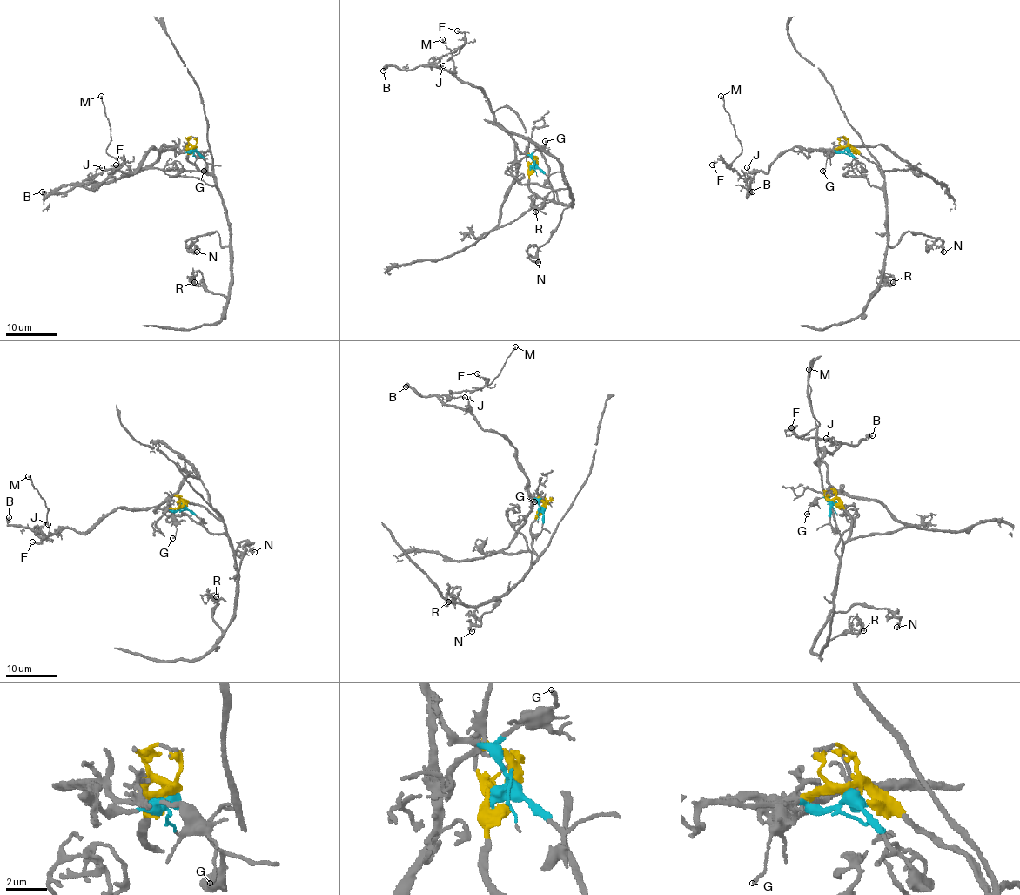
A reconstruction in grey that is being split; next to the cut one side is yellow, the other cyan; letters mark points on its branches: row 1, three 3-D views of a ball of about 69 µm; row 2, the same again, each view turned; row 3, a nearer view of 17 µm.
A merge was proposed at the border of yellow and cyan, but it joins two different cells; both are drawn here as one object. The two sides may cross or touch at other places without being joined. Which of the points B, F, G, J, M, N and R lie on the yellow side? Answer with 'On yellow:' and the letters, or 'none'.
On yellow: N, R

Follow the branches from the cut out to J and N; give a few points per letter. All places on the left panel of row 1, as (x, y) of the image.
J: (193, 147), (190, 152), (150, 149), (132, 172), (113, 171), (95, 189), (88, 189), (83, 183), (102, 167)
N: (193, 147), (188, 160), (212, 177), (230, 242), (221, 246), (216, 232), (207, 232), (194, 241), (197, 252)

